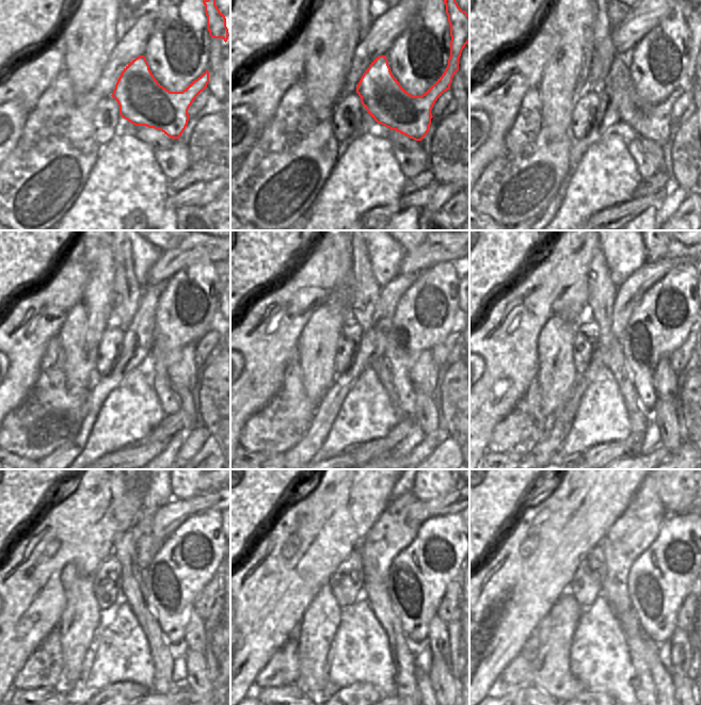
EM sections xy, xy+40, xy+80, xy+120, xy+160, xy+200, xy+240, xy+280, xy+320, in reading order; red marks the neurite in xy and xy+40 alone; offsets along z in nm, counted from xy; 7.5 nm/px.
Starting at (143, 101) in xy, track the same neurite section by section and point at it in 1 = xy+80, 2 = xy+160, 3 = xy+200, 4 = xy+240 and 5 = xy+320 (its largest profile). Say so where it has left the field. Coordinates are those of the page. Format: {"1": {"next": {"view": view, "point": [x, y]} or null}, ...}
{"1": {"next": {"view": "xy+80", "point": [653, 122]}}, "2": {"next": {"view": "xy+160", "point": [424, 373]}}, "3": {"next": {"view": "xy+200", "point": [665, 378]}}, "4": {"next": {"view": "xy+240", "point": [195, 639]}}, "5": {"next": {"view": "xy+320", "point": [680, 647]}}}

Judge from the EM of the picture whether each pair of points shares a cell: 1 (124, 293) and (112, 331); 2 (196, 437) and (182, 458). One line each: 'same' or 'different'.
1: different
2: same

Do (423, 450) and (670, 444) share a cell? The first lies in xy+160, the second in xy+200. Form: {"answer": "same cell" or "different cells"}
{"answer": "different cells"}

